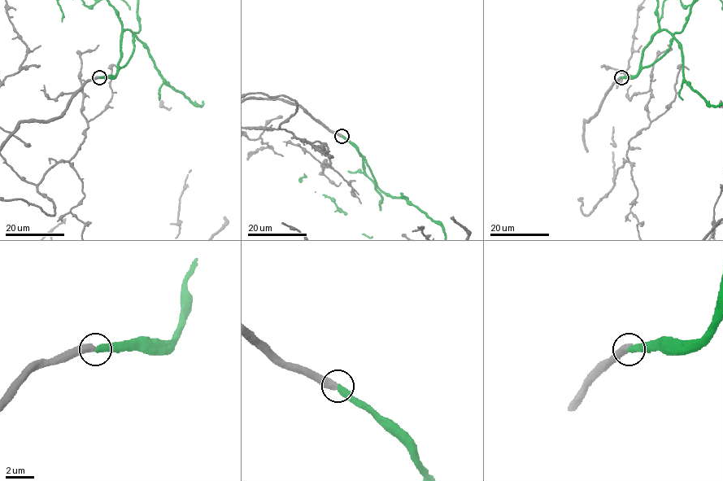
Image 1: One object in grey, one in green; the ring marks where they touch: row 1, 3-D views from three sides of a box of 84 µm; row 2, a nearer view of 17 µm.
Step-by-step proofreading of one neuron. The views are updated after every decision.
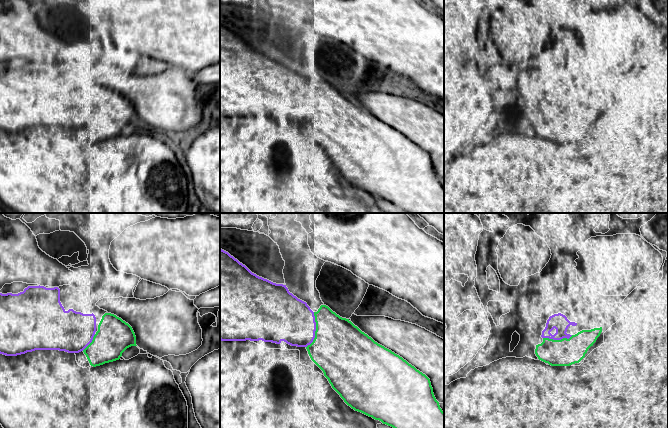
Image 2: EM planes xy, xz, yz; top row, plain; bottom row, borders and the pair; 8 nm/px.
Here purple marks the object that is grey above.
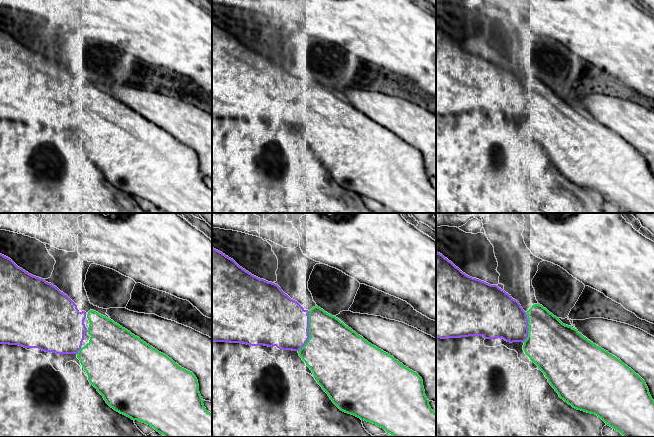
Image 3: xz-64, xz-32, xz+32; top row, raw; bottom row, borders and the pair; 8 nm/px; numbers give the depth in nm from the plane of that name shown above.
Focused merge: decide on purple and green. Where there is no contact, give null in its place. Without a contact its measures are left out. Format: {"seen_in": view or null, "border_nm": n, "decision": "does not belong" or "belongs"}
{"seen_in": "xz", "border_nm": 300, "decision": "belongs"}

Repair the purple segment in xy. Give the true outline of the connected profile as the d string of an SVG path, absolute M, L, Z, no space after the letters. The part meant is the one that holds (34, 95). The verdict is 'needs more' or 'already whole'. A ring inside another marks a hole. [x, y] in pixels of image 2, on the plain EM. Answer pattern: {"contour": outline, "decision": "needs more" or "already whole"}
{"contour": "M28 62L18 70L0 69L0 130L17 132L35 126L59 126L68 129L83 127L90 141L96 143L119 136L122 129L131 122L137 122L136 112L128 99L114 90L105 89L97 102L93 89L83 90L73 85L66 87L60 78L58 63Z", "decision": "needs more"}

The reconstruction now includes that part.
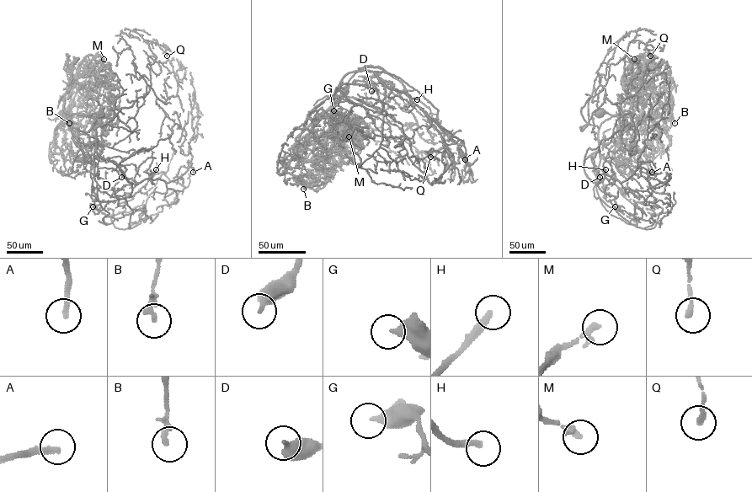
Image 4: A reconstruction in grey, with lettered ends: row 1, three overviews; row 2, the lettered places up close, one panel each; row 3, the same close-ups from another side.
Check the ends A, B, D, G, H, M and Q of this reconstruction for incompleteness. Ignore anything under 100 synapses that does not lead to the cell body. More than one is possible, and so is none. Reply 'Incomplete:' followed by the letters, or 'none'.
Incomplete: A, H

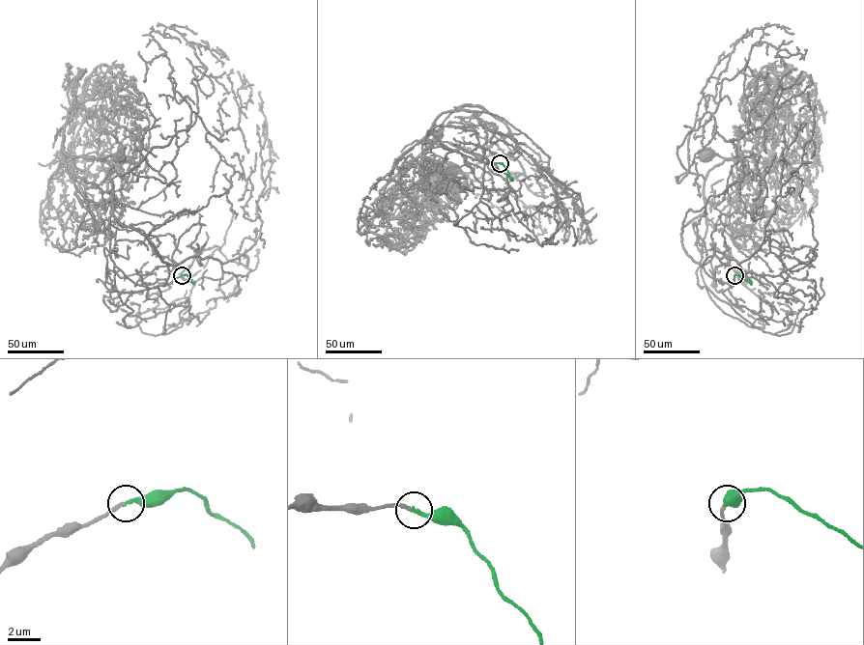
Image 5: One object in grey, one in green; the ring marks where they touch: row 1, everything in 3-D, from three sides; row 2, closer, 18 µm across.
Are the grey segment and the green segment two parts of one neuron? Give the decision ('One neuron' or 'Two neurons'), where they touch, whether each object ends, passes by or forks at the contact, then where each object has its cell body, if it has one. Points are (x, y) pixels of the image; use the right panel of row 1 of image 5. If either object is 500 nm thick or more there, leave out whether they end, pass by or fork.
One neuron. Place: (734, 275). At the ring grey ends. At the ring green ends. Soma of grey: (705, 155). Soma of green: none

